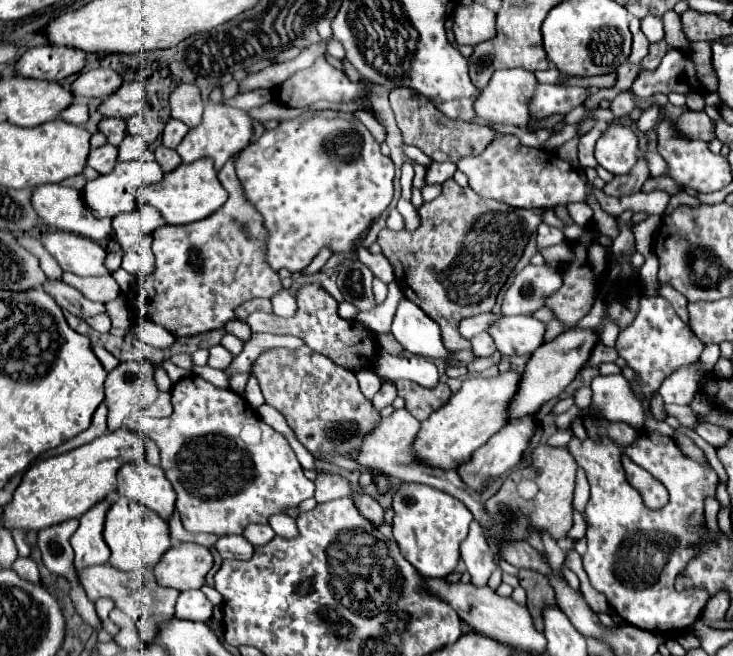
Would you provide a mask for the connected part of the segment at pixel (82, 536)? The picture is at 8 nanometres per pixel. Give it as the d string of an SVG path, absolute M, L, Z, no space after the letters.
M110 497L102 499L100 503L96 503L96 507L88 509L80 517L80 527L70 537L72 549L76 553L74 557L76 569L108 561L110 551L108 551L108 545L104 543L104 519L110 503L112 503Z

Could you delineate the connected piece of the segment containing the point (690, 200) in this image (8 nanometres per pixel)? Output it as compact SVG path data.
M678 193L678 195L674 195L674 197L670 199L668 211L674 211L678 205L692 205L692 207L696 207L696 205L700 205L700 199L698 199L698 197L692 197L692 195L688 195L688 193Z

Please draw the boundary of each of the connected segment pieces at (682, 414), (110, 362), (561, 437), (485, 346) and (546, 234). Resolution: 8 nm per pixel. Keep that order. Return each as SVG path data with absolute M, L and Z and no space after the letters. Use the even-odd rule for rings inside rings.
M664 405L664 411L668 415L674 415L680 425L686 425L686 427L694 427L696 423L696 415L690 411L690 407L680 407L680 405Z
M94 347L94 353L96 353L96 357L100 359L100 363L104 365L104 369L106 369L106 371L112 371L112 369L116 367L118 359L116 359L110 351L106 351L104 347Z
M570 429L568 431L558 431L552 437L548 437L546 445L550 445L550 447L566 447L566 443L570 441L570 437L572 437L572 431Z
M482 331L478 335L472 337L472 351L476 353L476 357L490 357L496 351L496 345L492 343L492 335L488 335L488 331Z
M542 223L538 227L538 249L550 247L550 245L556 245L556 243L562 243L564 239L566 239L564 233L560 229L556 229L556 227L550 227L546 223Z

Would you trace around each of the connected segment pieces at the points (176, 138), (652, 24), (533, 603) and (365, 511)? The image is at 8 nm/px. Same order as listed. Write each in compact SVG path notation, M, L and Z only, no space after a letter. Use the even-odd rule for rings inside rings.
M170 119L170 121L166 123L164 133L162 133L162 145L174 149L174 147L184 139L186 133L188 133L188 127L186 127L184 123L180 123L180 121L176 121L176 119Z
M648 15L642 19L642 31L644 35L650 39L650 41L660 41L664 39L664 29L662 29L662 19L654 17L654 15Z
M520 571L518 573L520 585L526 589L528 595L528 611L534 617L534 627L542 633L544 631L544 607L556 607L556 599L552 599L552 587L548 587L548 579L536 571Z
M358 495L356 507L358 507L360 515L364 515L366 519L370 519L370 521L374 521L374 523L380 523L382 517L384 517L382 507L380 507L374 499L370 499L370 497L366 497L366 495Z

